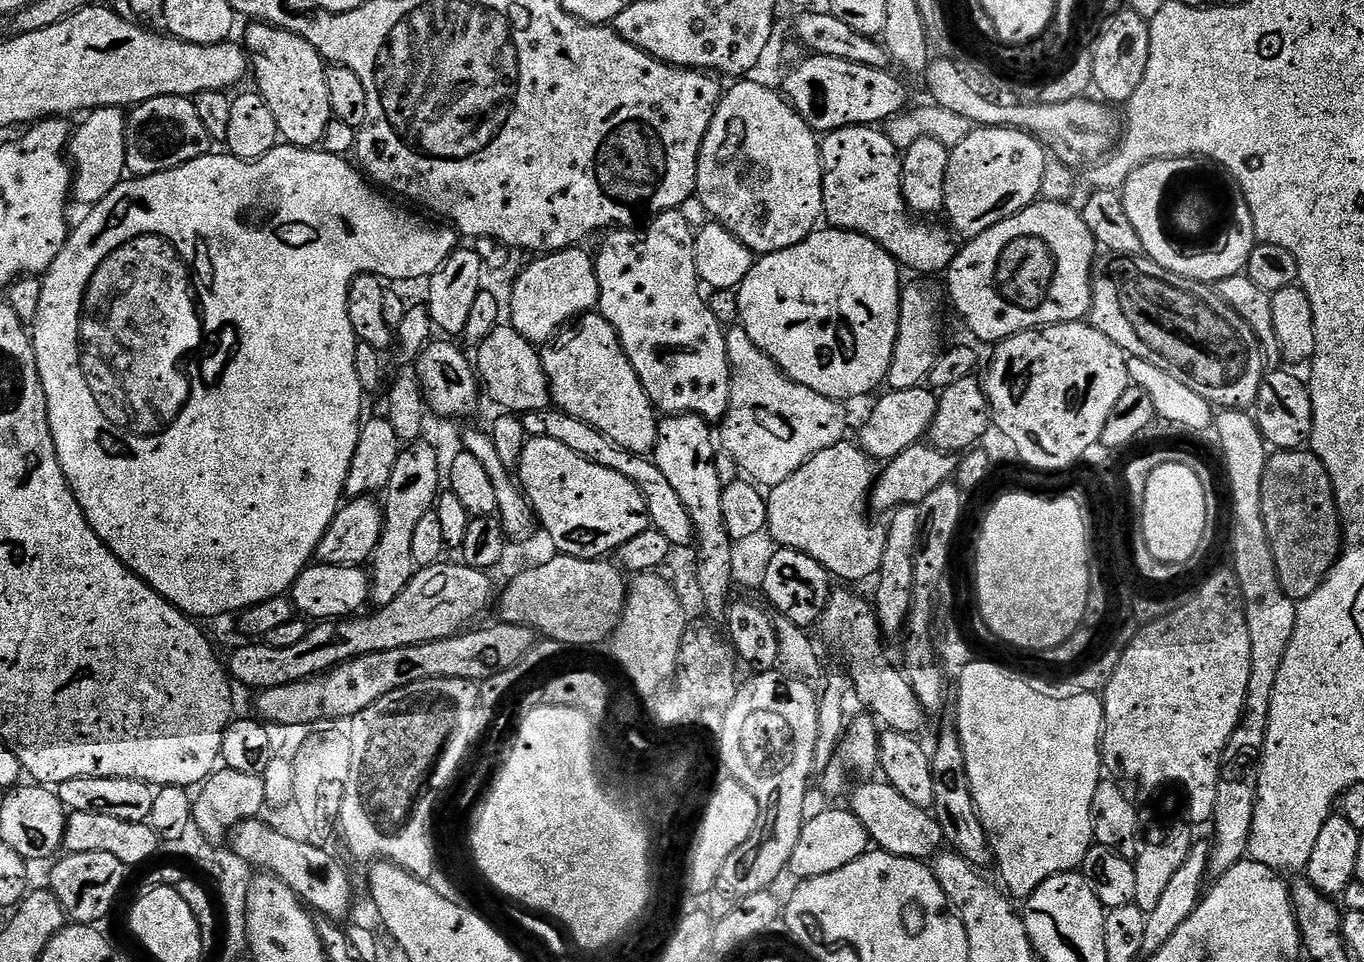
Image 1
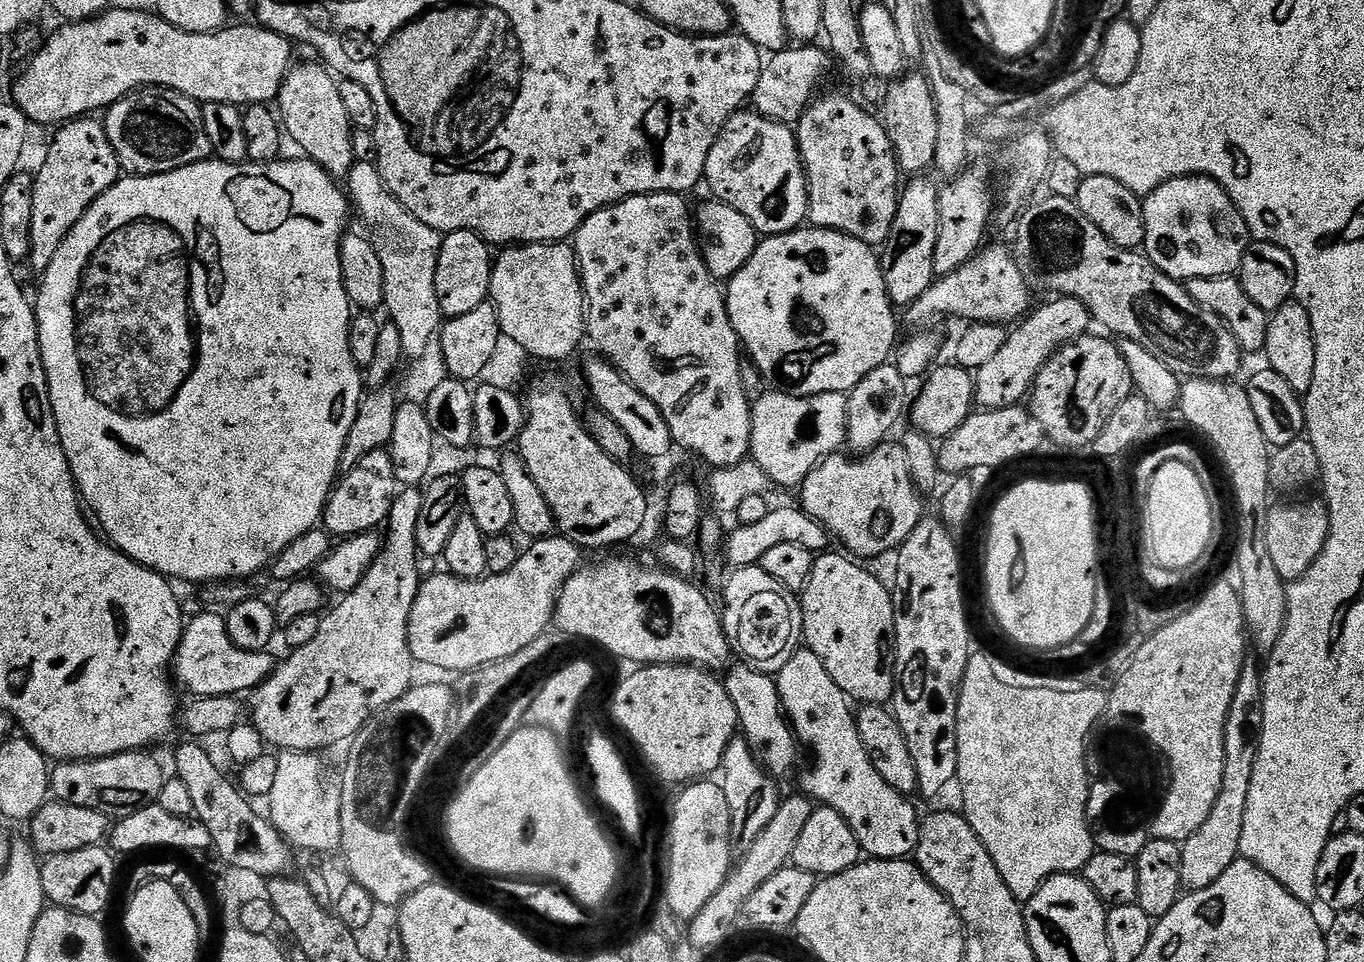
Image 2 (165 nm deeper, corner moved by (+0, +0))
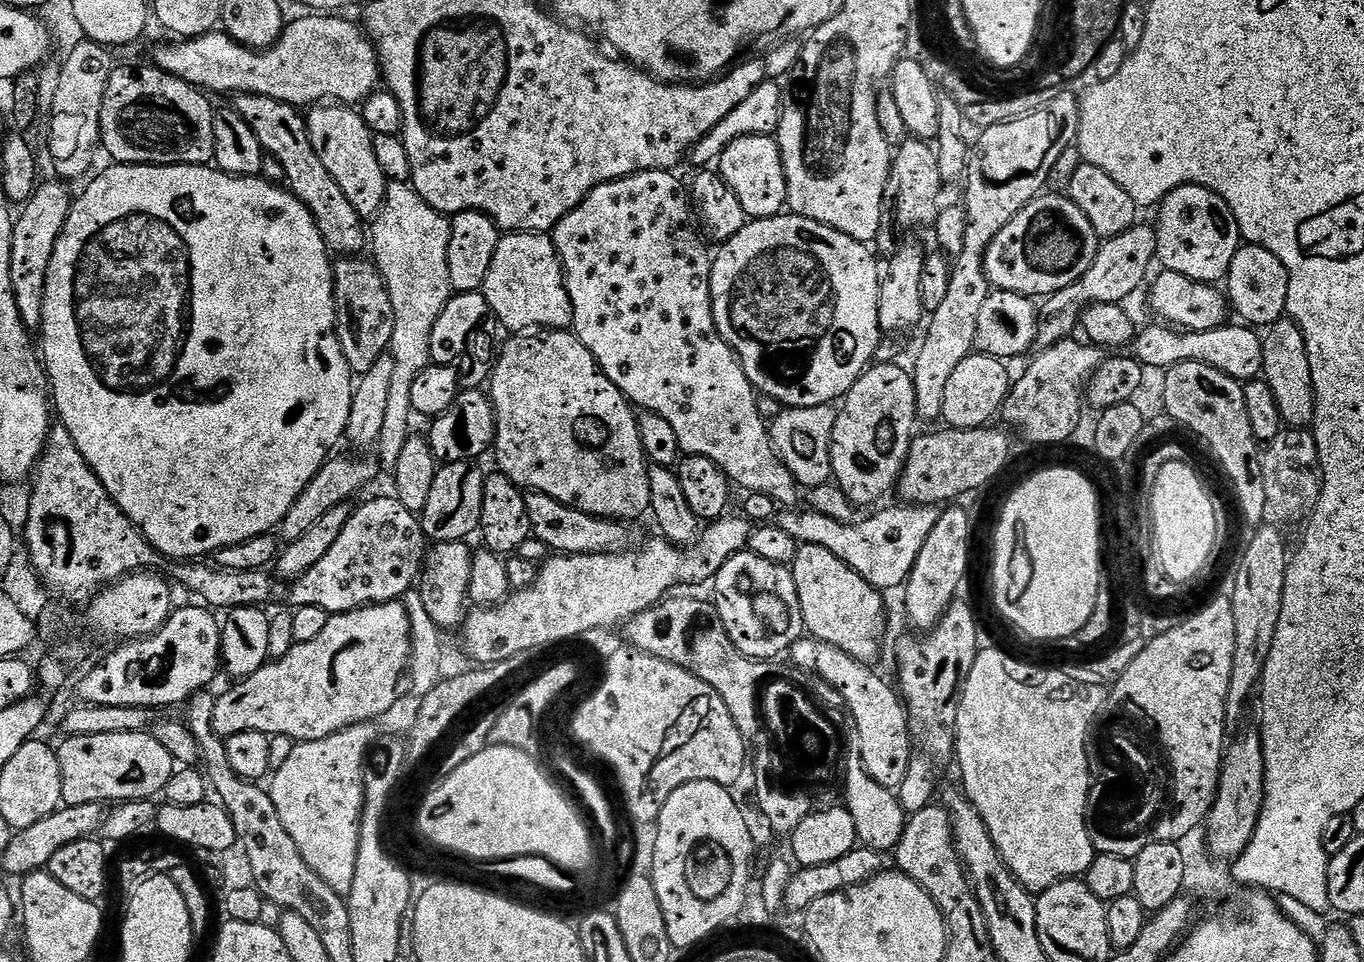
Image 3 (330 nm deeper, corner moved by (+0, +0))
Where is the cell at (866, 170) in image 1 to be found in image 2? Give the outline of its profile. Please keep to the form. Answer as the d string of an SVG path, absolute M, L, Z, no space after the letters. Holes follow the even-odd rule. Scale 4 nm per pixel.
M822 96L805 110L794 128L796 145L800 147L800 160L804 163L804 173L808 179L807 223L813 228L845 232L847 236L864 244L883 245L894 222L898 199L898 169L892 163L896 159L896 150L892 147L883 123L877 117L875 120L866 109L859 108L850 97ZM880 160L888 160L888 164L880 168Z

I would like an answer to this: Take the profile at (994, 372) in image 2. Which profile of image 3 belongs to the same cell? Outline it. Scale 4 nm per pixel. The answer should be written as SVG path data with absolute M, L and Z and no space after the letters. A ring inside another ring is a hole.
M1140 222L1136 227L1126 230L1122 234L1107 237L1096 249L1096 257L1090 270L1086 270L1086 274L1082 274L1082 278L1078 278L1078 282L1058 290L1039 305L1036 344L1041 349L1046 349L1054 346L1060 340L1069 339L1075 333L1072 331L1077 331L1084 309L1089 308L1091 304L1121 305L1124 298L1139 293L1149 279L1148 267L1154 264L1155 260L1155 227L1148 225L1147 228L1144 222Z

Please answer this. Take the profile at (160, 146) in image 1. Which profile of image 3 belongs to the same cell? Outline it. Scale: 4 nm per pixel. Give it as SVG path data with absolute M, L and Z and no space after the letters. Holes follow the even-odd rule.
M155 66L149 68L113 67L106 94L102 102L100 143L117 164L203 164L213 163L214 107L201 89L187 84L182 78L172 76Z

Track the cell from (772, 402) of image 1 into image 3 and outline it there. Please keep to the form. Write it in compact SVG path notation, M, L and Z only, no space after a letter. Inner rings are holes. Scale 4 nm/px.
M830 404L809 408L784 408L776 421L771 421L772 447L790 470L801 489L820 488L832 475L832 431L837 409Z

